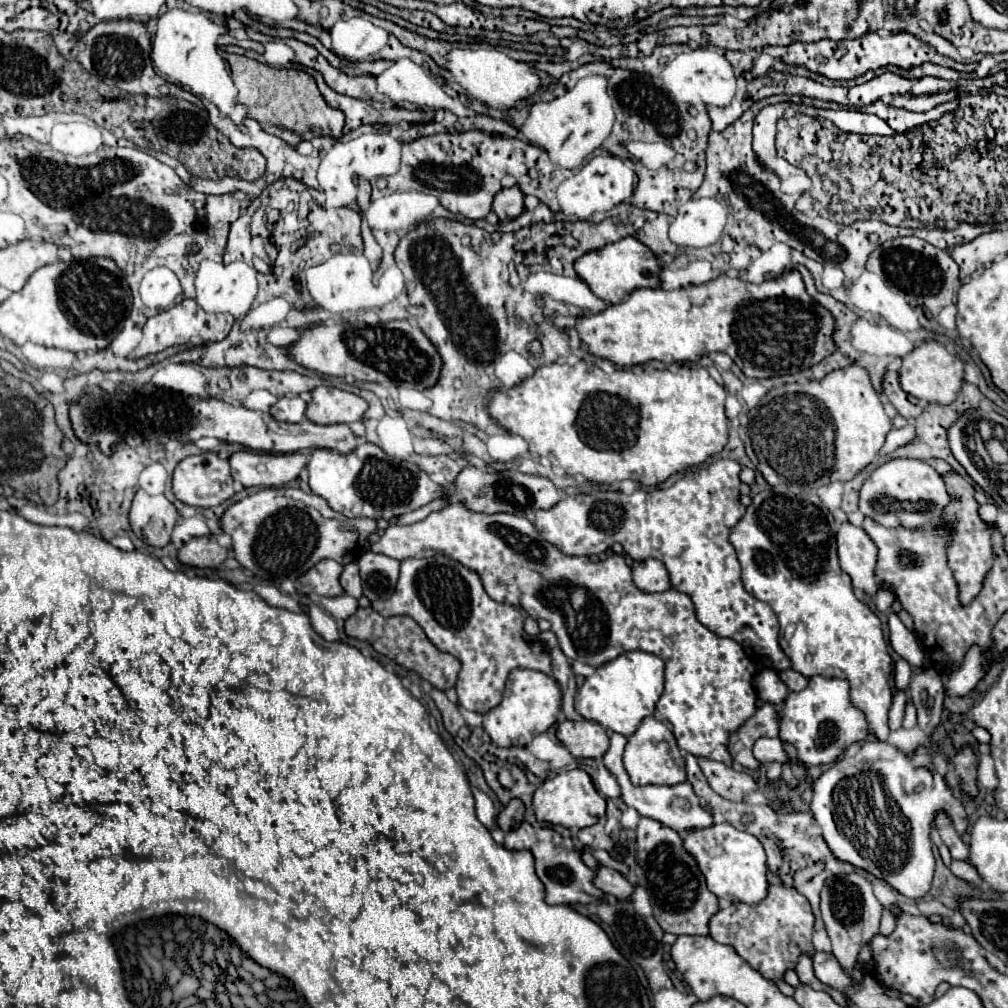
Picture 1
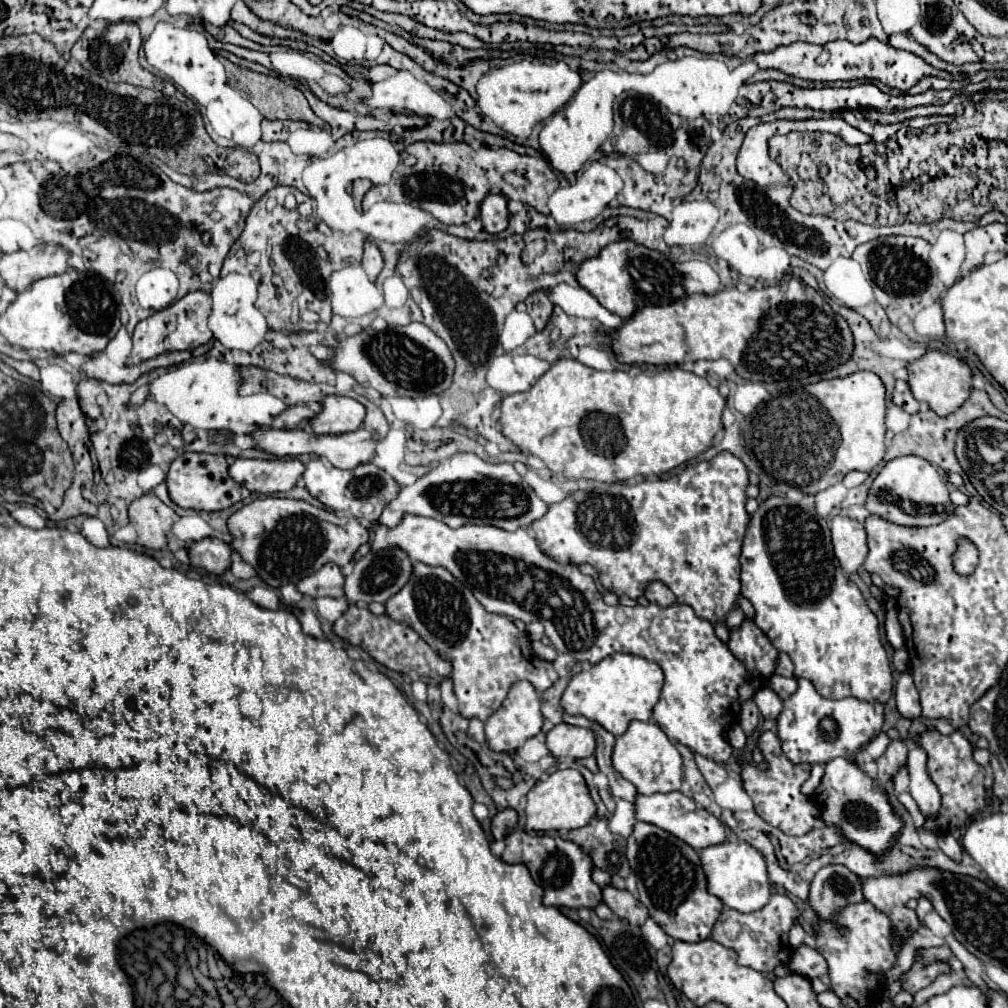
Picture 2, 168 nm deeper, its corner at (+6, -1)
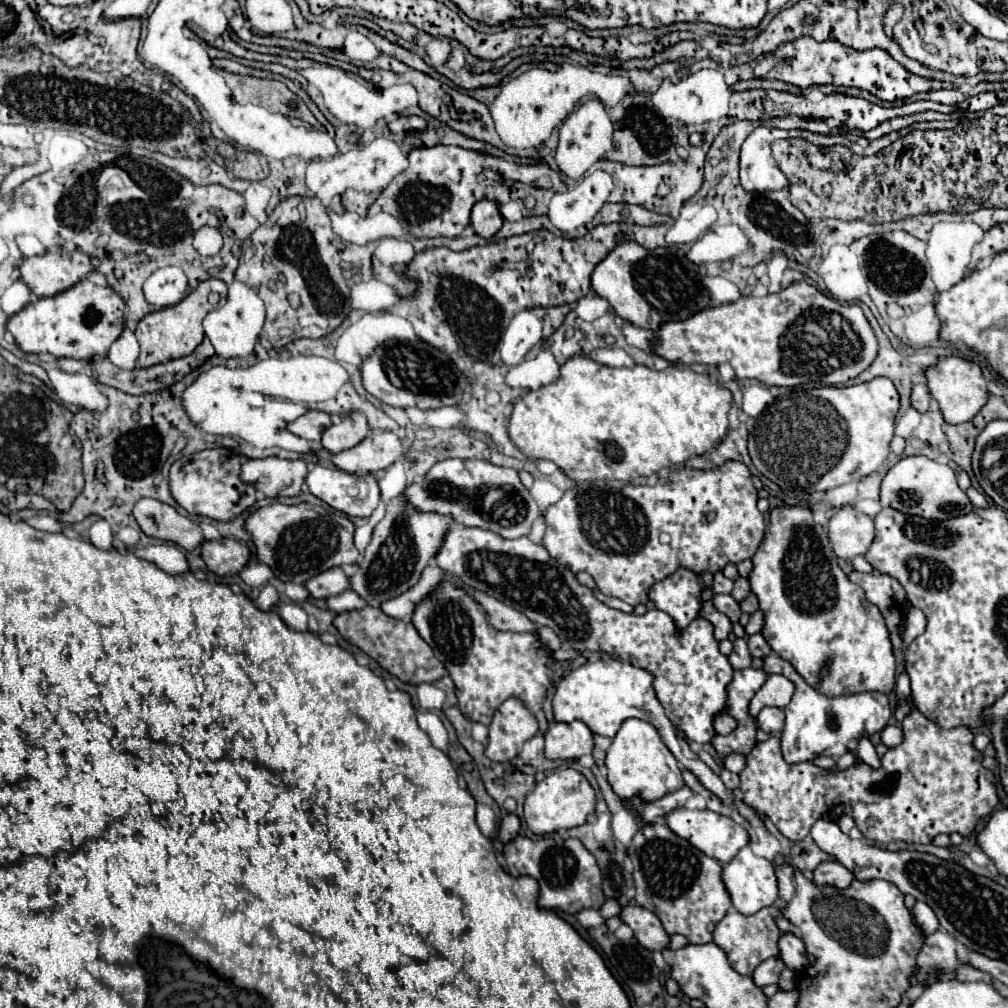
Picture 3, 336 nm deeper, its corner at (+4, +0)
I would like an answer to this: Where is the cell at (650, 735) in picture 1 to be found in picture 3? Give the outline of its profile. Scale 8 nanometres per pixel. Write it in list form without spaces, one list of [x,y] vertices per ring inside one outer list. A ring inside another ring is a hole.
[[[629,718],[621,724],[619,732],[611,740],[611,748],[607,750],[605,766],[607,766],[607,780],[613,788],[613,792],[621,798],[623,806],[631,812],[635,812],[629,806],[631,798],[641,798],[645,802],[653,802],[653,800],[659,800],[685,786],[685,782],[681,778],[679,762],[669,752],[669,748],[663,744],[655,726],[651,726],[649,722],[639,720],[639,718]]]

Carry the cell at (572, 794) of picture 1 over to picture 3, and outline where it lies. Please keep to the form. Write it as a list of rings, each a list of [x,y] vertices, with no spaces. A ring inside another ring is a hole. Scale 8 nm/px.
[[[573,768],[559,770],[549,774],[545,780],[537,782],[537,786],[527,794],[523,810],[525,810],[523,818],[527,822],[527,828],[533,834],[551,834],[557,832],[559,828],[565,830],[575,828],[585,824],[587,816],[595,812],[595,790],[581,772]]]

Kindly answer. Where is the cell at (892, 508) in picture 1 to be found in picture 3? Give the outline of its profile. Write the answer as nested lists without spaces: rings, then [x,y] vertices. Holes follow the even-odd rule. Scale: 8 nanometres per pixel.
[[[925,456],[901,458],[883,478],[881,506],[891,506],[905,514],[915,514],[931,520],[949,520],[975,510],[967,494],[957,486],[955,472],[947,464],[937,464]]]

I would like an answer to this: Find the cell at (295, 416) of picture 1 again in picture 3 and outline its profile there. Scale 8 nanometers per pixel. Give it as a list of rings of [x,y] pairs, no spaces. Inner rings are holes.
[[[309,410],[307,414],[303,414],[301,418],[293,420],[287,430],[305,438],[305,440],[315,440],[319,442],[321,440],[321,434],[333,424],[331,416],[327,412],[321,412],[321,410]]]

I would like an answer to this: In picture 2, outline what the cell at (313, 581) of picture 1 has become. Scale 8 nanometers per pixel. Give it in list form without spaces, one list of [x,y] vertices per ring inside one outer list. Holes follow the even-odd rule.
[[[335,563],[323,565],[297,583],[297,589],[309,597],[343,597],[345,577]]]

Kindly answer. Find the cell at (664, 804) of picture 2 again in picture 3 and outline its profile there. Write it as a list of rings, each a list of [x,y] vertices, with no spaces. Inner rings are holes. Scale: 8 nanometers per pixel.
[[[677,808],[671,814],[665,816],[667,818],[667,826],[681,838],[689,840],[695,848],[699,848],[703,854],[725,862],[731,862],[735,858],[735,854],[749,844],[749,834],[745,828],[741,828],[739,824],[735,824],[731,818],[715,814],[711,810],[689,810],[689,808]]]

